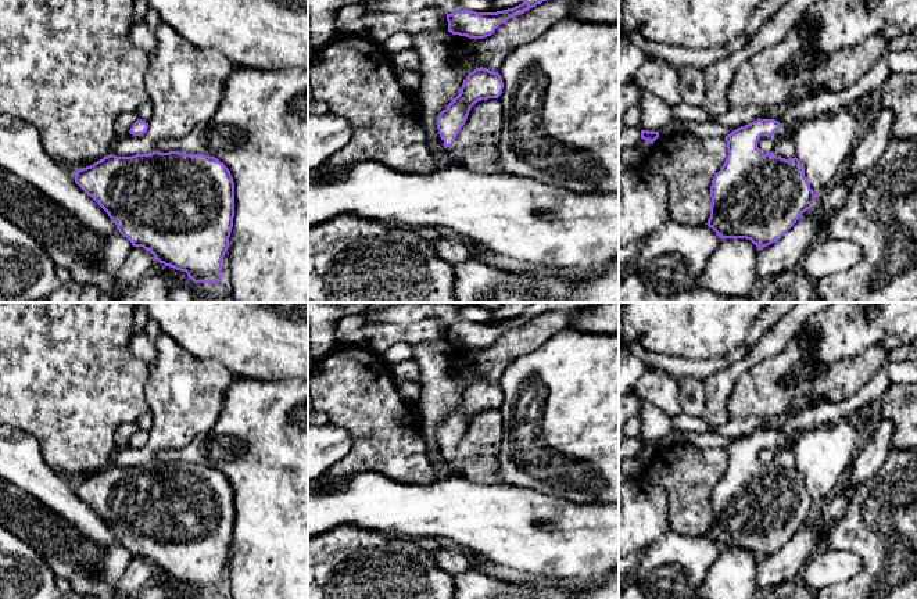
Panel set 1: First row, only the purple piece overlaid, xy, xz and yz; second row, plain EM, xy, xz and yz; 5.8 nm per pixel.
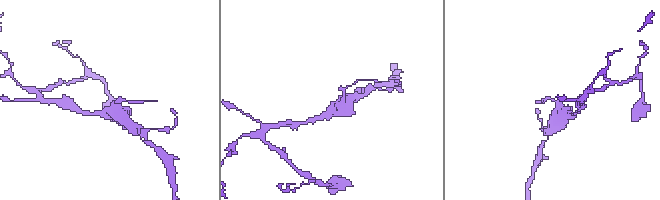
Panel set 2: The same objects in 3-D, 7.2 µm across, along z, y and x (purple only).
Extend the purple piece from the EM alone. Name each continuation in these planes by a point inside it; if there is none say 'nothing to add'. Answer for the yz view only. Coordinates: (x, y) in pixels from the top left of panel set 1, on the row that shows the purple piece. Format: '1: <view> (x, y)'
1: yz (785, 129)

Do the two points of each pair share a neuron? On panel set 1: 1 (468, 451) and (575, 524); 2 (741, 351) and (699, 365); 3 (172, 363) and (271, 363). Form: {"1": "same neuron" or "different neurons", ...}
{"1": "different neurons", "2": "same neuron", "3": "different neurons"}

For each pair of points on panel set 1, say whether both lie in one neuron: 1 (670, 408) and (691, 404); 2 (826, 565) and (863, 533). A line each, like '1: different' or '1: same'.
1: different
2: different

